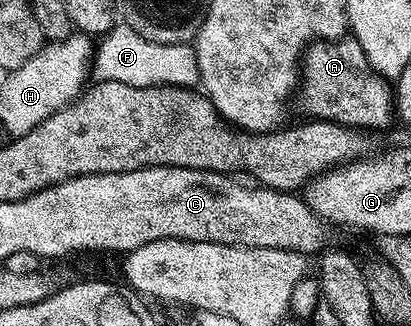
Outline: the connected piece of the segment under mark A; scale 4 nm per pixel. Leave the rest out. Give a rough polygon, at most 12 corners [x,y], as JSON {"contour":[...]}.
{"contour":[[351,37],[302,56],[309,120],[376,133],[394,91]]}

